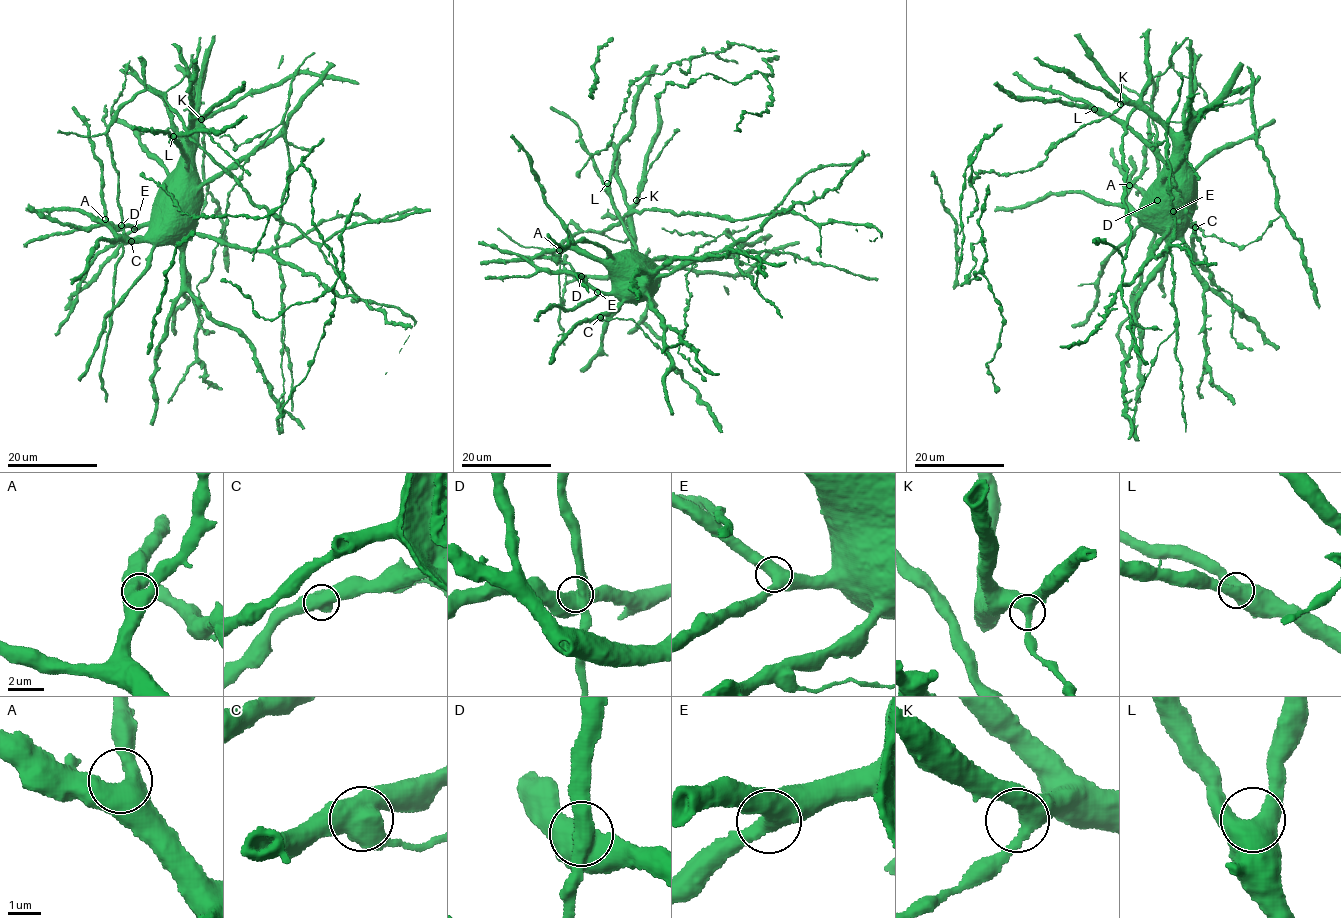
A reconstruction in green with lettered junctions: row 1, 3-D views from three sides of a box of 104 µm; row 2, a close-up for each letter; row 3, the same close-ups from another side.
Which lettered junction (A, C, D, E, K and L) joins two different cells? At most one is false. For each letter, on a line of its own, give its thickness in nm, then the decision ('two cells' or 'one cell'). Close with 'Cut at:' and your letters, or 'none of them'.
A: calibre 550 nm; one cell
C: calibre 650 nm; one cell
D: calibre 500 nm; one cell
E: calibre 460 nm; one cell
K: calibre 400 nm; one cell
L: calibre 500 nm; one cell
Cut at: none of them

